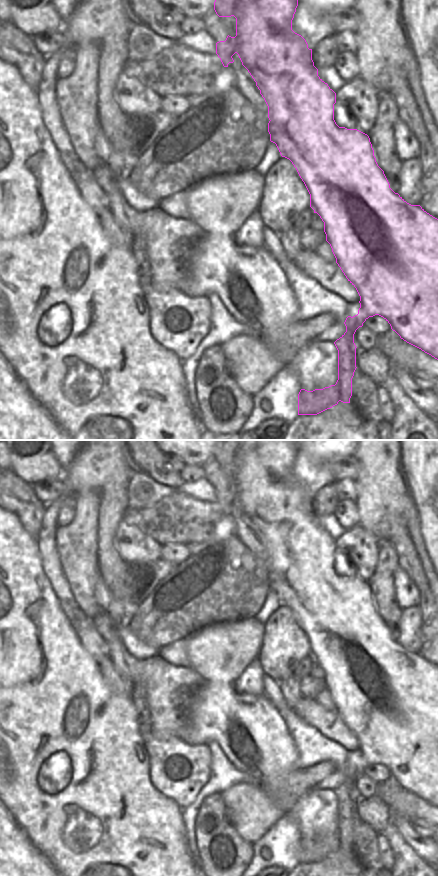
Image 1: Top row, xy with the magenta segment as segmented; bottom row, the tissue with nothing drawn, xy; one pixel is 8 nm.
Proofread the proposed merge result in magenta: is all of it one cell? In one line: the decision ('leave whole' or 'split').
leave whole

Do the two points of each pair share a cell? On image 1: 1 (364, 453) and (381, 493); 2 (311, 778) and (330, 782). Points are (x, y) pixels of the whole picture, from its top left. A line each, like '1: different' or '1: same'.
1: same
2: different

